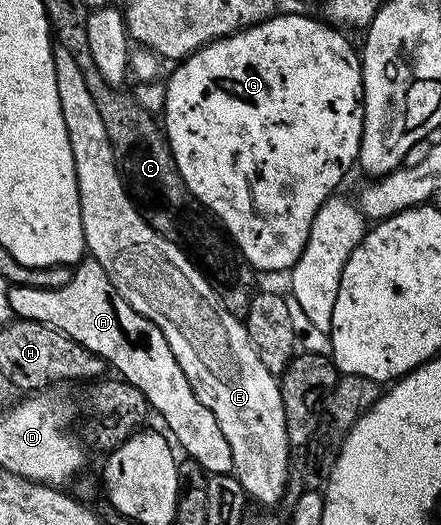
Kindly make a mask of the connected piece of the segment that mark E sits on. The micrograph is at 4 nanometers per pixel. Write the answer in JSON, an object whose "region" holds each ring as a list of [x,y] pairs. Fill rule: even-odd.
{"region":[[[56,47],[55,69],[57,70],[57,98],[61,98],[61,118],[65,118],[65,130],[69,134],[69,146],[73,150],[73,162],[75,163],[75,173],[77,174],[77,190],[79,191],[79,201],[81,202],[83,242],[90,259],[101,262],[101,266],[105,270],[105,274],[109,274],[109,282],[113,282],[117,294],[121,294],[121,298],[125,298],[125,302],[129,302],[129,306],[133,306],[133,310],[137,310],[145,318],[149,318],[149,322],[153,322],[159,327],[161,334],[165,334],[165,342],[169,342],[169,350],[173,350],[173,358],[177,358],[177,362],[181,366],[185,378],[191,384],[193,394],[197,394],[201,406],[205,406],[211,411],[213,418],[217,418],[217,426],[221,426],[221,434],[225,434],[225,442],[229,442],[229,450],[233,454],[233,475],[241,482],[241,486],[247,491],[248,497],[254,503],[255,500],[259,504],[277,503],[282,498],[283,491],[287,488],[287,467],[291,464],[291,452],[293,452],[293,445],[287,440],[285,410],[281,402],[281,390],[279,389],[278,379],[267,369],[265,362],[261,362],[261,358],[257,358],[257,350],[249,338],[246,323],[236,313],[231,312],[224,306],[217,298],[217,294],[213,294],[209,282],[205,282],[203,273],[199,271],[198,267],[193,263],[192,257],[184,249],[180,248],[178,244],[169,242],[162,234],[151,229],[151,225],[148,224],[147,219],[139,211],[135,201],[131,199],[127,191],[127,185],[124,184],[122,176],[119,175],[119,168],[115,165],[113,146],[109,146],[109,134],[105,134],[105,122],[101,122],[101,114],[97,110],[97,102],[93,102],[93,94],[89,94],[89,86],[85,86],[85,74],[81,74],[81,66],[77,66],[75,56],[69,54],[69,50]]]}

